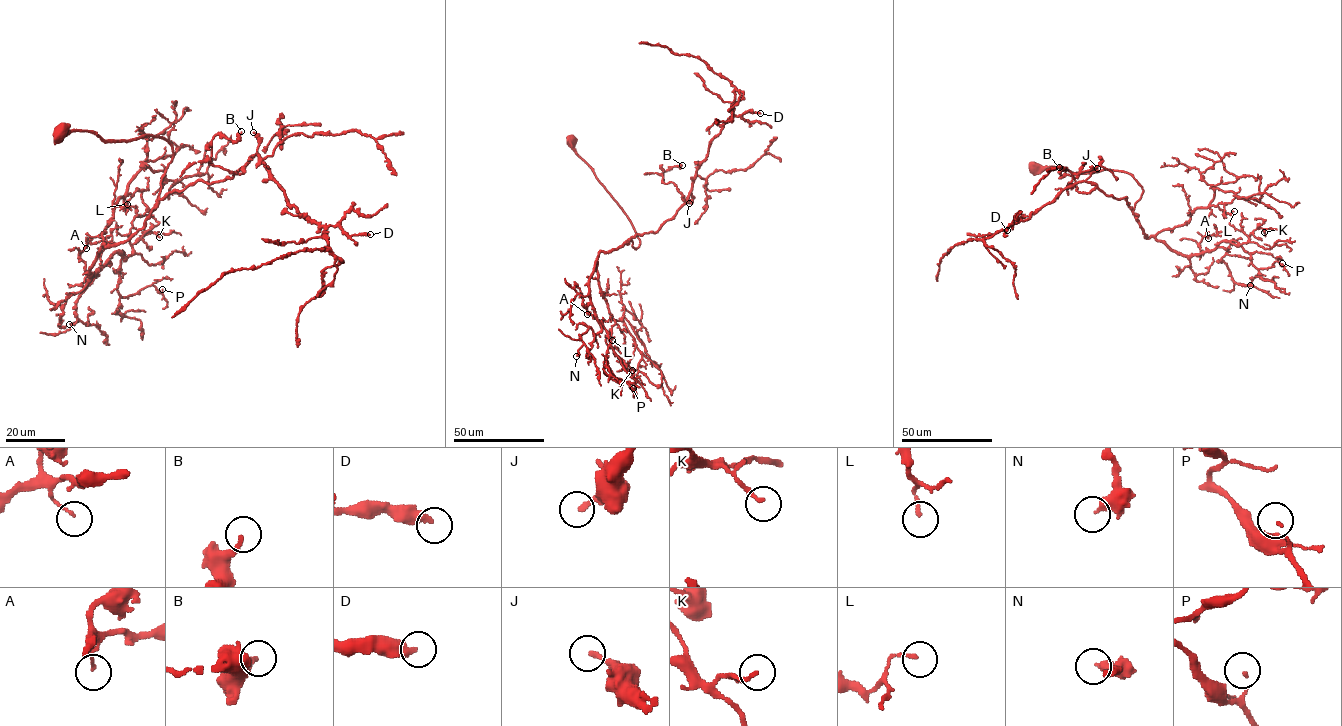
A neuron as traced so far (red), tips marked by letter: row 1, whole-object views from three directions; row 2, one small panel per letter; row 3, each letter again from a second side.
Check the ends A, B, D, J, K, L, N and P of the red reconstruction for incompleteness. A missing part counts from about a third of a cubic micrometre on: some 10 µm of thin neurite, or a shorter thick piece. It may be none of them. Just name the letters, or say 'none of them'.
none of them

